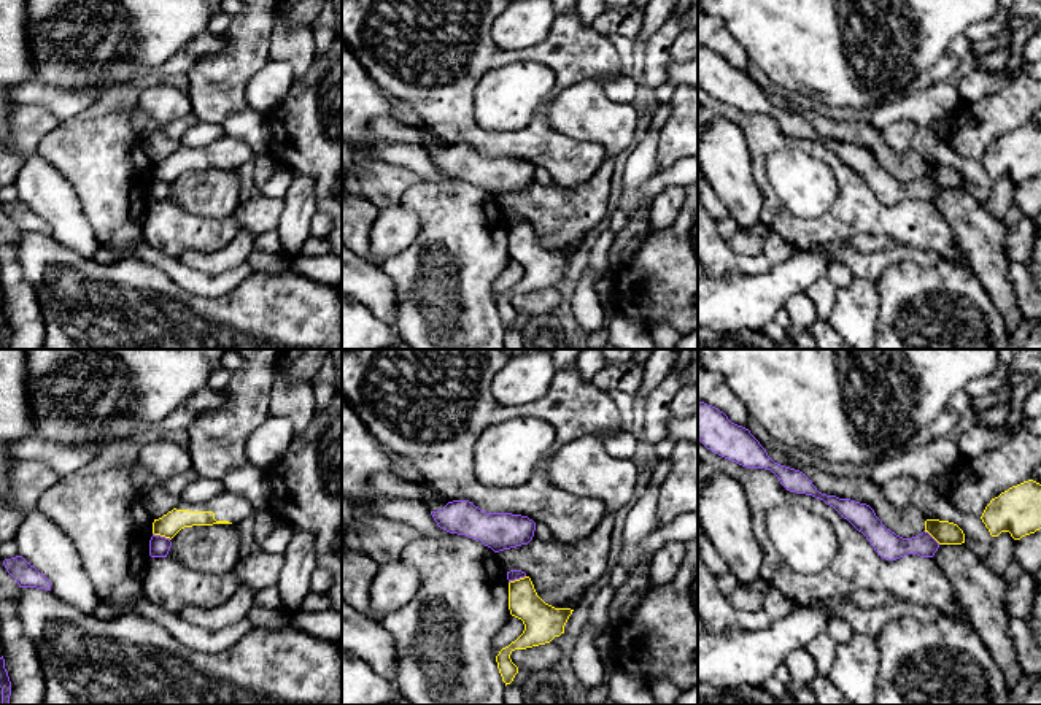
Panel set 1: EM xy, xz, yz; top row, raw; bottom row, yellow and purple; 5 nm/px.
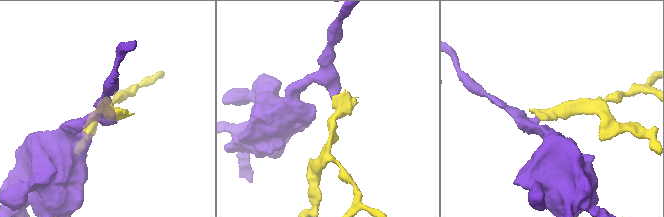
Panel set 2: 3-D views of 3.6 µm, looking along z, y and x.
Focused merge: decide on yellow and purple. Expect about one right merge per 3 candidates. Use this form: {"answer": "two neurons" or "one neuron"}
{"answer": "two neurons"}

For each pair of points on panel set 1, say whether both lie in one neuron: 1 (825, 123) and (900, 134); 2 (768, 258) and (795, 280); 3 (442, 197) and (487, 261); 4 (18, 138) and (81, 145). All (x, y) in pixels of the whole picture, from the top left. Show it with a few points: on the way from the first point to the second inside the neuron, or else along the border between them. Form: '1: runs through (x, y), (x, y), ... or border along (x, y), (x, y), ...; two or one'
1: border along (881, 130), (893, 150), (906, 151), (911, 148); two
2: border along (793, 251), (768, 270), (739, 273); two
3: runs through (448, 213), (463, 227), (463, 237), (471, 245); one
4: border along (59, 121), (40, 140), (35, 150); two

